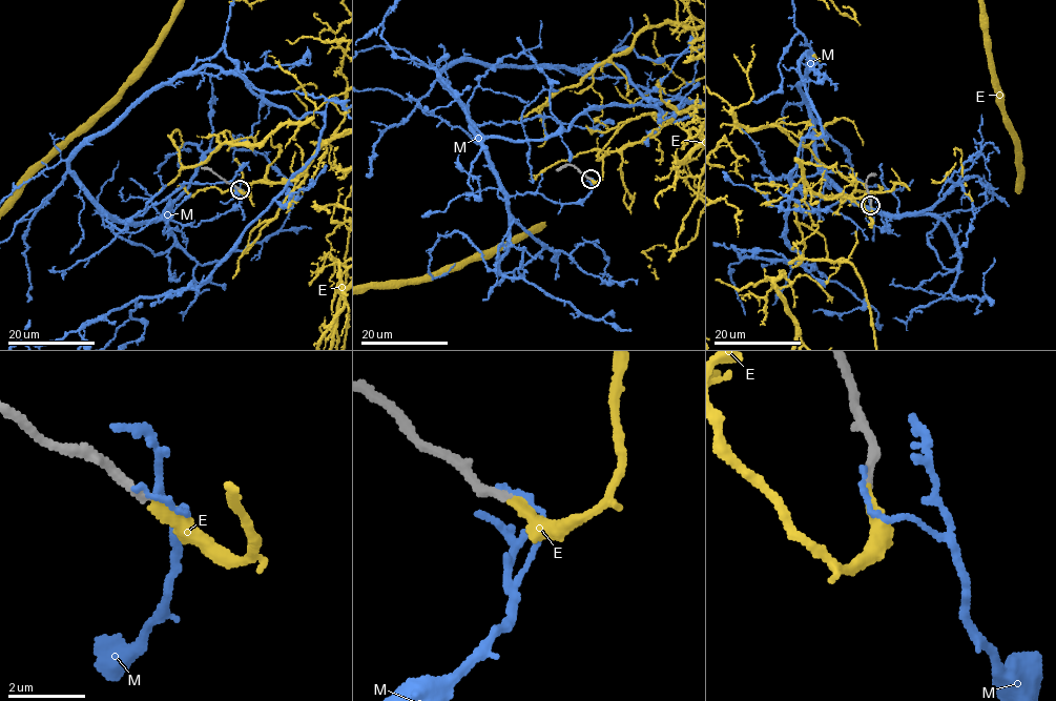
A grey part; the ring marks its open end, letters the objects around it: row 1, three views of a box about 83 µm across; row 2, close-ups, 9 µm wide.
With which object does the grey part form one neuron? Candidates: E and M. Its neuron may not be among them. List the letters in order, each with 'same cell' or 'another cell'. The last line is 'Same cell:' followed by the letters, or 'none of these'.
E: same cell
M: another cell
Same cell: E

